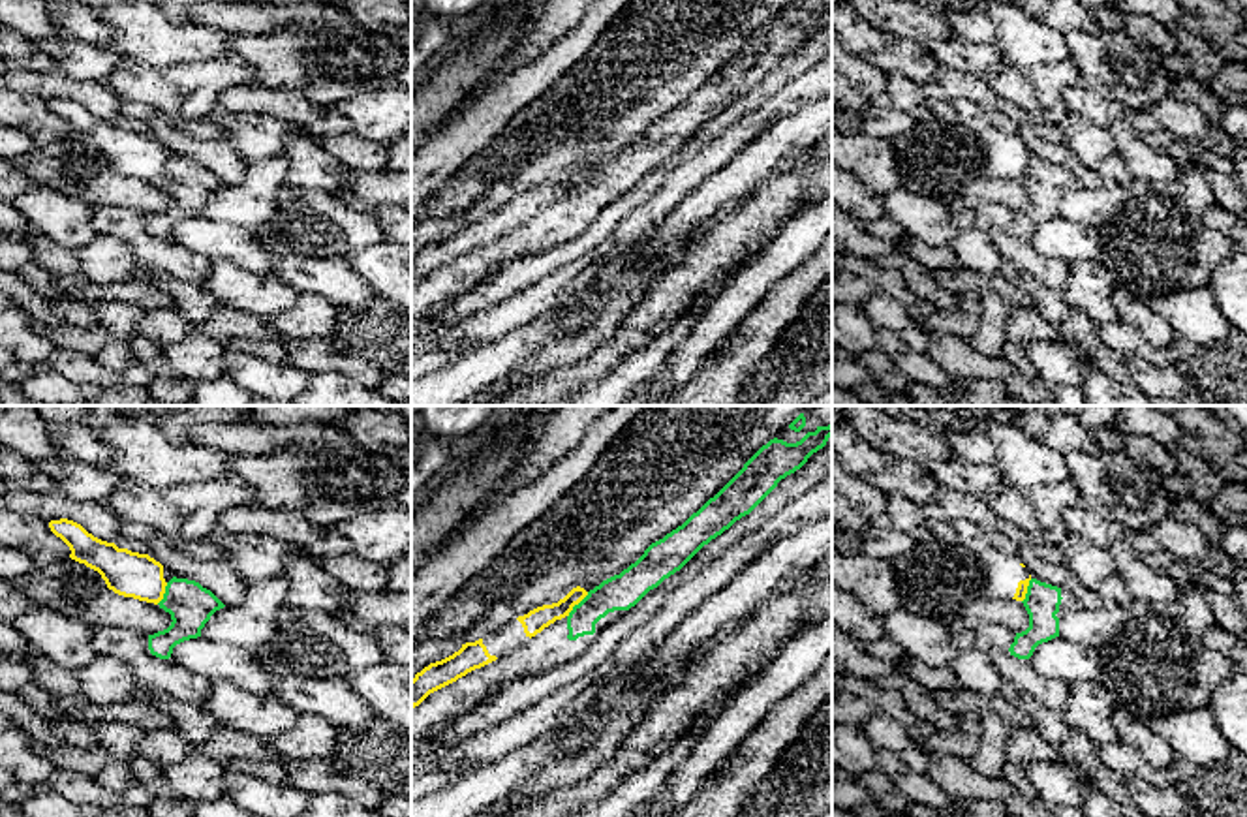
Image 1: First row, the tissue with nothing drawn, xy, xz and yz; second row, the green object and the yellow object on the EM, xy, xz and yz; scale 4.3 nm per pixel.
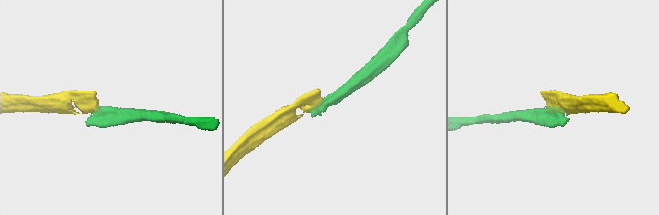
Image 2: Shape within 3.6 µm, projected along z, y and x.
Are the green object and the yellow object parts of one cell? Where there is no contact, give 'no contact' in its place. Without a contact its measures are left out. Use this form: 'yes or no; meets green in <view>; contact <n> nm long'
no; meets green in xz; contact 140 nm long

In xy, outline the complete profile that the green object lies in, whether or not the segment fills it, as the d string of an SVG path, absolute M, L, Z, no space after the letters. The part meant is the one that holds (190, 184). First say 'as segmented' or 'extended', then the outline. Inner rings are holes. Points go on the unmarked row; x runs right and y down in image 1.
as segmented | M173 156L160 188L171 193L171 205L148 214L148 229L160 239L169 239L173 227L184 220L201 216L201 208L210 195L225 184L195 160Z

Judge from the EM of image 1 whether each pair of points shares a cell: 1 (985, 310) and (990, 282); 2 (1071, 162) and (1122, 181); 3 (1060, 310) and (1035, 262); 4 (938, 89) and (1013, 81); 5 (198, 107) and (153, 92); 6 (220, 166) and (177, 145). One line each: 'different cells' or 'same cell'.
1: different cells
2: different cells
3: different cells
4: different cells
5: different cells
6: same cell

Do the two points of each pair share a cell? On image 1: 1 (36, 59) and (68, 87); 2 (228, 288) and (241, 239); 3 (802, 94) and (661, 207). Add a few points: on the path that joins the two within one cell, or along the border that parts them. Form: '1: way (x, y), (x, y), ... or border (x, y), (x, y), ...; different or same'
1: border (19, 66), (30, 72), (51, 72); different
2: border (213, 258), (237, 262), (254, 273), (271, 273); different
3: way (767, 115), (695, 171); same

